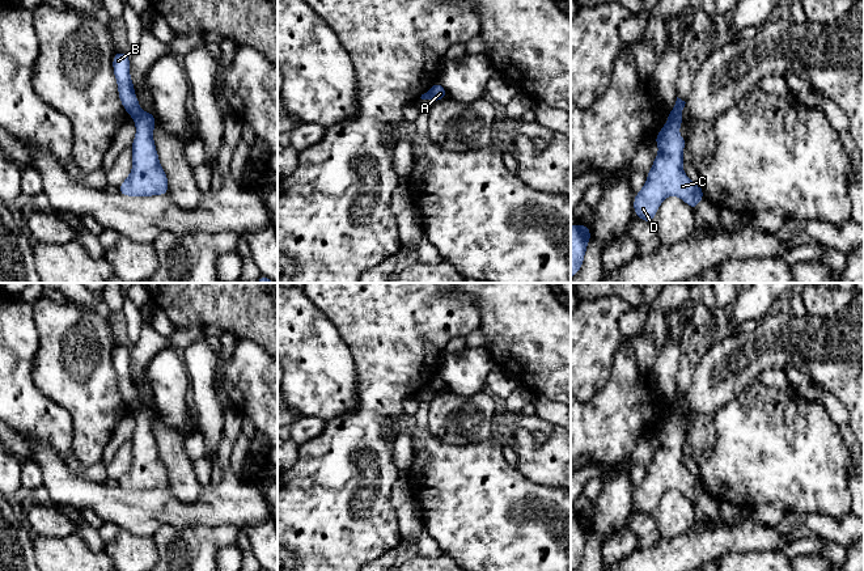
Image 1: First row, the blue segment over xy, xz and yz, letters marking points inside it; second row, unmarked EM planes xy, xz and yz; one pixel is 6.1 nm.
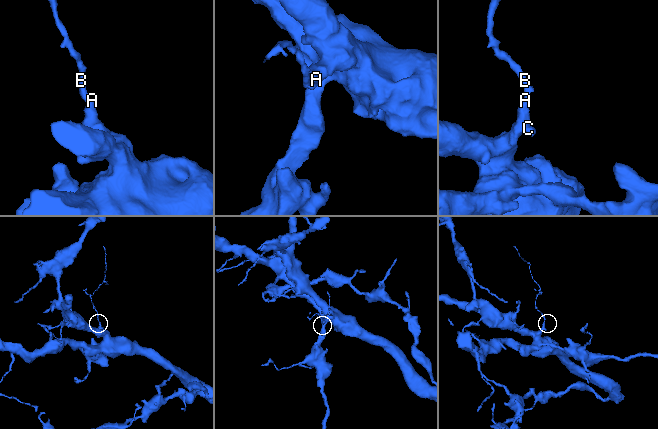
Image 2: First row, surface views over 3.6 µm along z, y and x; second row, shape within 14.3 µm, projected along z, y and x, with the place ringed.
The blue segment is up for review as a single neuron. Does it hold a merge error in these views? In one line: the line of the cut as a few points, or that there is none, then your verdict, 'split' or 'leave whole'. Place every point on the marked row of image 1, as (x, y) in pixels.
cut in xy along (140, 110), (132, 117); split

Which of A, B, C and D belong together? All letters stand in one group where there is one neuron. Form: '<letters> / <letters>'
A C D / B

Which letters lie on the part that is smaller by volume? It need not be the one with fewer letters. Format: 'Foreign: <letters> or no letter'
Foreign: B

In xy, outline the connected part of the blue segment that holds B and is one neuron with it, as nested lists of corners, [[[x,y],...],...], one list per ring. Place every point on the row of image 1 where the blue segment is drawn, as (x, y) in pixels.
[[[118,52],[113,58],[114,76],[118,84],[119,100],[130,117],[135,117],[141,111],[135,86],[130,75],[130,56],[124,52]]]

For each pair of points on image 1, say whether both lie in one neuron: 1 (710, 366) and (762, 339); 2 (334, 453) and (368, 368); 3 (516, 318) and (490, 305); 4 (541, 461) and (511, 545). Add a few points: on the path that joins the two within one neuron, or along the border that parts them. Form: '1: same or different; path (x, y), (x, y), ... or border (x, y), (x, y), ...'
1: same; path (723, 366), (729, 366), (749, 352)
2: same; path (355, 432), (368, 419), (368, 389)
3: same; path (509, 312), (503, 305), (496, 305)
4: different; border (515, 468), (536, 482), (557, 486)

